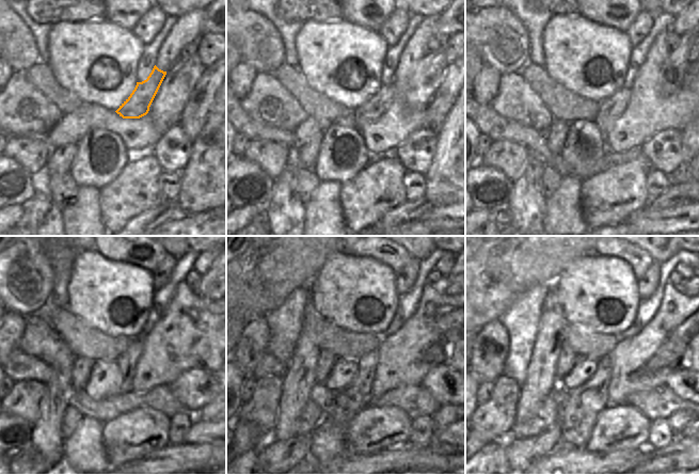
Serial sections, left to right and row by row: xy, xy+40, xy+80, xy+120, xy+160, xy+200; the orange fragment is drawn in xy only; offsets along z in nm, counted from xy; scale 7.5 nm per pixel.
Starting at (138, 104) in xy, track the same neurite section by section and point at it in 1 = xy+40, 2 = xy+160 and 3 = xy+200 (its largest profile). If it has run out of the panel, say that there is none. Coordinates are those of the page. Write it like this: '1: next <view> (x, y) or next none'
1: next xy+40 (378, 104)
2: next xy+160 (351, 399)
3: next xy+200 (582, 405)

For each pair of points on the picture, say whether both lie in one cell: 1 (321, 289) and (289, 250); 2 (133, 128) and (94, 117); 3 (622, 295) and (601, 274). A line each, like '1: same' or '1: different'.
1: different
2: same
3: same

